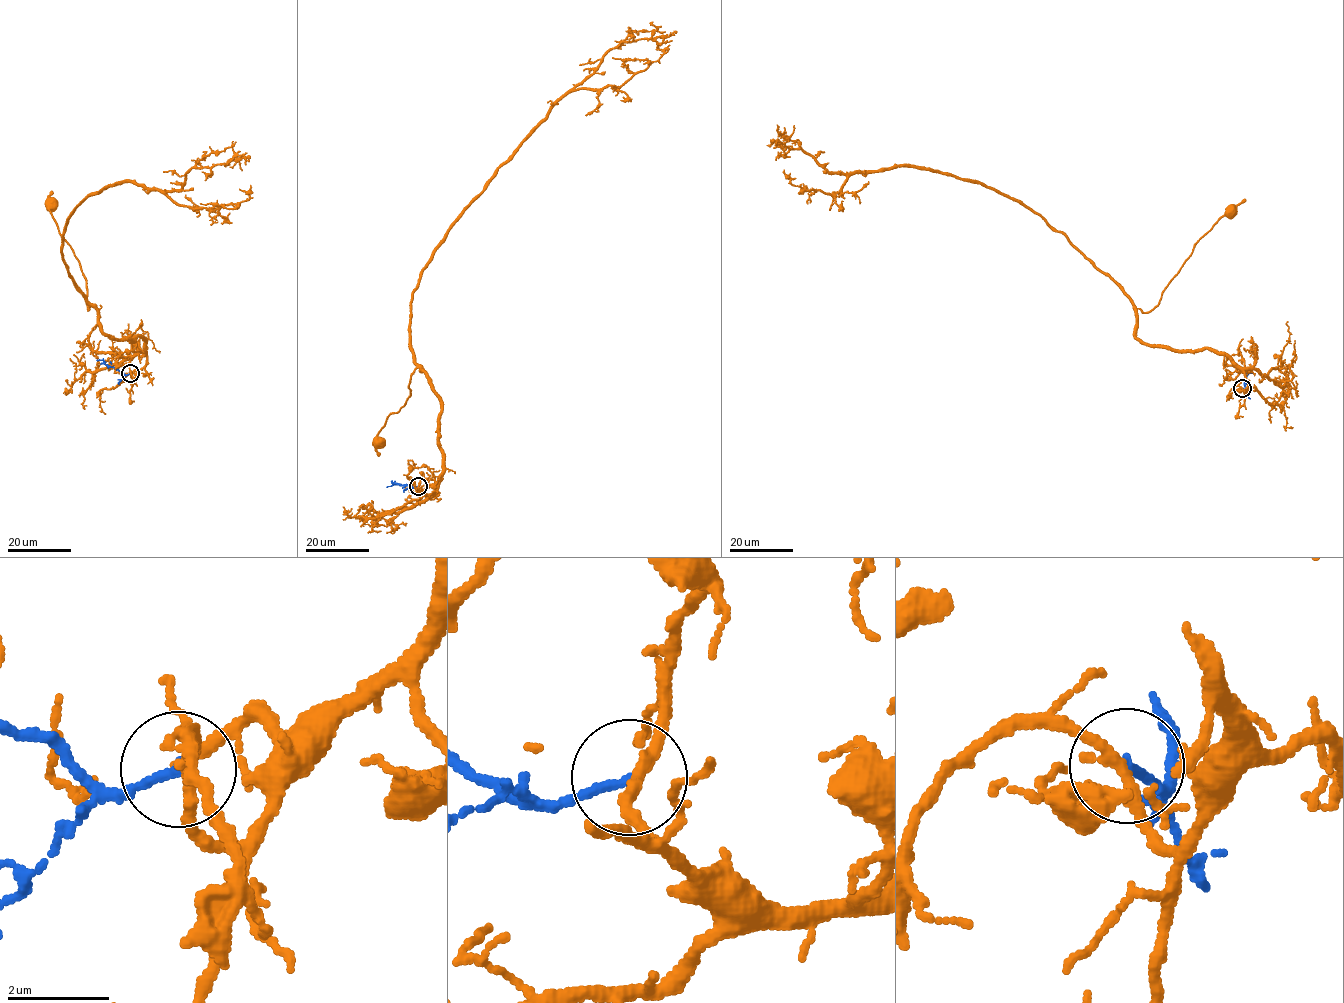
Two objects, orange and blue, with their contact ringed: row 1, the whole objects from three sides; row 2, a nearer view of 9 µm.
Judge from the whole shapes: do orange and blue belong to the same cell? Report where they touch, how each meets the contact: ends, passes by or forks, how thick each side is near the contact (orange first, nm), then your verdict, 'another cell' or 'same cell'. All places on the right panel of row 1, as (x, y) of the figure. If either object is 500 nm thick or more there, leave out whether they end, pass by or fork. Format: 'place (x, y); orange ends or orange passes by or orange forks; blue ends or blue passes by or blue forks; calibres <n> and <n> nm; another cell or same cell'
place (1242, 388); orange passes by; blue ends; calibres 240 and 170 nm; another cell

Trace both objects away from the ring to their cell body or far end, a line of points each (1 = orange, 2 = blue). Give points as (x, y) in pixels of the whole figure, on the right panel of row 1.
1: (1242, 389), (1245, 374), (1226, 356), (1150, 346), (1134, 335), (1136, 309), (1158, 304), (1194, 244), (1229, 210)
2: (1242, 389), (1245, 390), (1247, 375), (1252, 373)

